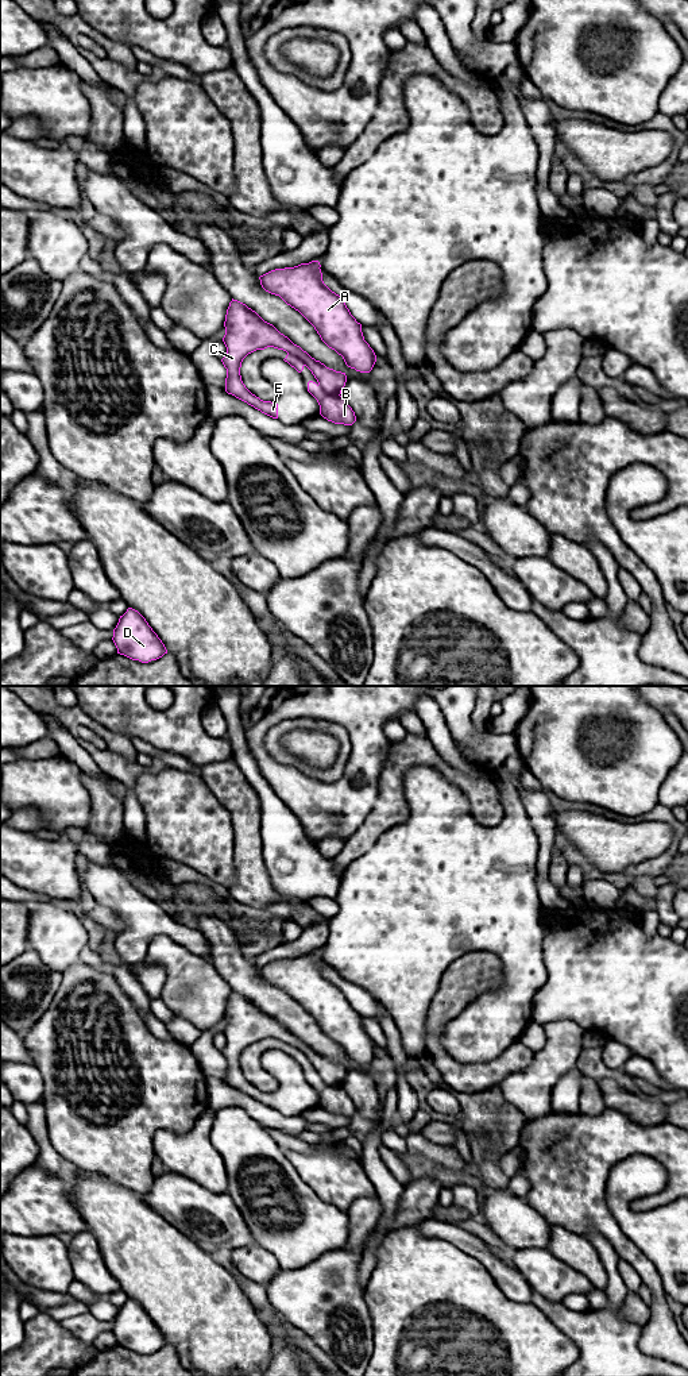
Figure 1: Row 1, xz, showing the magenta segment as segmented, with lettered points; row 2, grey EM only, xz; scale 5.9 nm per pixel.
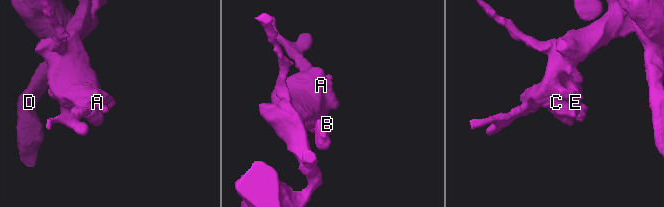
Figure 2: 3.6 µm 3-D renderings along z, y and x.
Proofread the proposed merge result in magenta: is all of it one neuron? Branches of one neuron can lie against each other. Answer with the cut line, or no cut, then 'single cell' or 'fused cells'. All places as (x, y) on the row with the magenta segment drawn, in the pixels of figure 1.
cut xz (319, 384), (327, 393), (339, 396); fused cells

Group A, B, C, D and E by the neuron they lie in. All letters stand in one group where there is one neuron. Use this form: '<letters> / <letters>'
A C D E / B

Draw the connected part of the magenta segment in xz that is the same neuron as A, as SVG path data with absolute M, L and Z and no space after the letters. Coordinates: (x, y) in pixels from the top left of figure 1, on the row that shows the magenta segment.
M312 261L271 270L259 280L266 292L279 296L298 311L321 340L343 356L348 367L370 373L376 355L364 340L362 324L351 315L343 298L324 284L320 267L318 261Z

